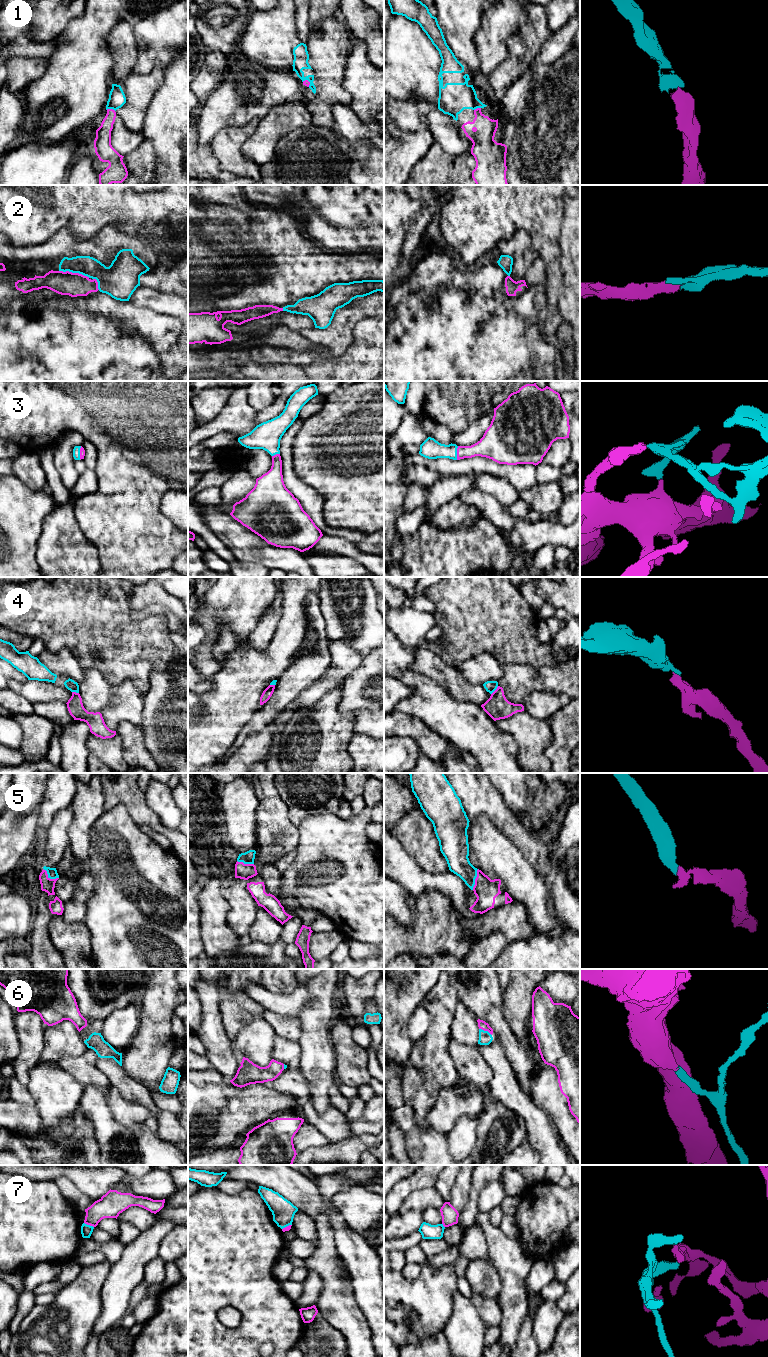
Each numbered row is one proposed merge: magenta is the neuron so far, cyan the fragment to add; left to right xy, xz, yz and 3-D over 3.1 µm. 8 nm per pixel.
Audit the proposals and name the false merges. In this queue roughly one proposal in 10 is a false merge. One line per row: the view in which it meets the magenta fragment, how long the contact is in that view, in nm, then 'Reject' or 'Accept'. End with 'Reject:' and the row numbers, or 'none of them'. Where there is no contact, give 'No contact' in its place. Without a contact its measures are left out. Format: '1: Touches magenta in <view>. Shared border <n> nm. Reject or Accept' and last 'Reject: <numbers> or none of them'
1: Touches magenta in xy. Shared border 80 nm. Accept
2: Touches magenta in xy. Shared border 260 nm. Accept
3: Touches magenta in yz. Shared border 110 nm. Accept
4: Touches magenta in yz. Shared border 90 nm. Accept
5: Touches magenta in xy. Shared border 150 nm. Accept
6: Touches magenta in yz. Shared border 120 nm. Accept
7: Touches magenta in xy. Shared border 90 nm. Reject
Reject: 7

